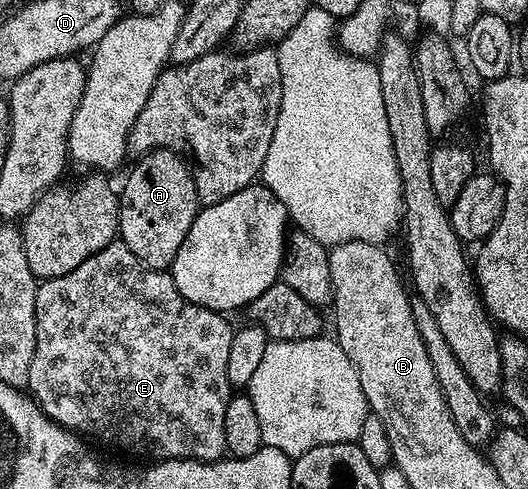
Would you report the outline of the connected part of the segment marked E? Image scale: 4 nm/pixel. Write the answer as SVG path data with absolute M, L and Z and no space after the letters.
M116 239L110 243L105 249L101 249L97 253L93 253L93 257L89 257L85 261L81 261L81 265L77 265L77 269L73 269L73 273L65 273L65 277L57 277L56 279L45 279L38 284L36 289L36 333L35 348L33 349L33 361L29 365L29 377L27 378L27 387L33 396L39 408L42 409L50 417L54 423L59 423L72 433L78 433L80 436L88 437L92 435L95 439L104 439L107 443L112 443L115 447L120 447L123 451L135 455L138 451L147 451L152 447L156 451L156 456L166 457L169 459L200 459L203 463L213 463L217 459L224 458L228 454L225 443L225 409L229 399L233 395L231 382L225 377L225 368L229 362L229 345L233 342L232 324L227 324L228 316L226 314L210 311L207 307L199 307L196 303L190 303L185 297L181 297L181 293L177 289L177 285L173 281L173 277L167 271L150 271L148 267L137 261L137 257L133 257L133 253L126 247L122 240Z

